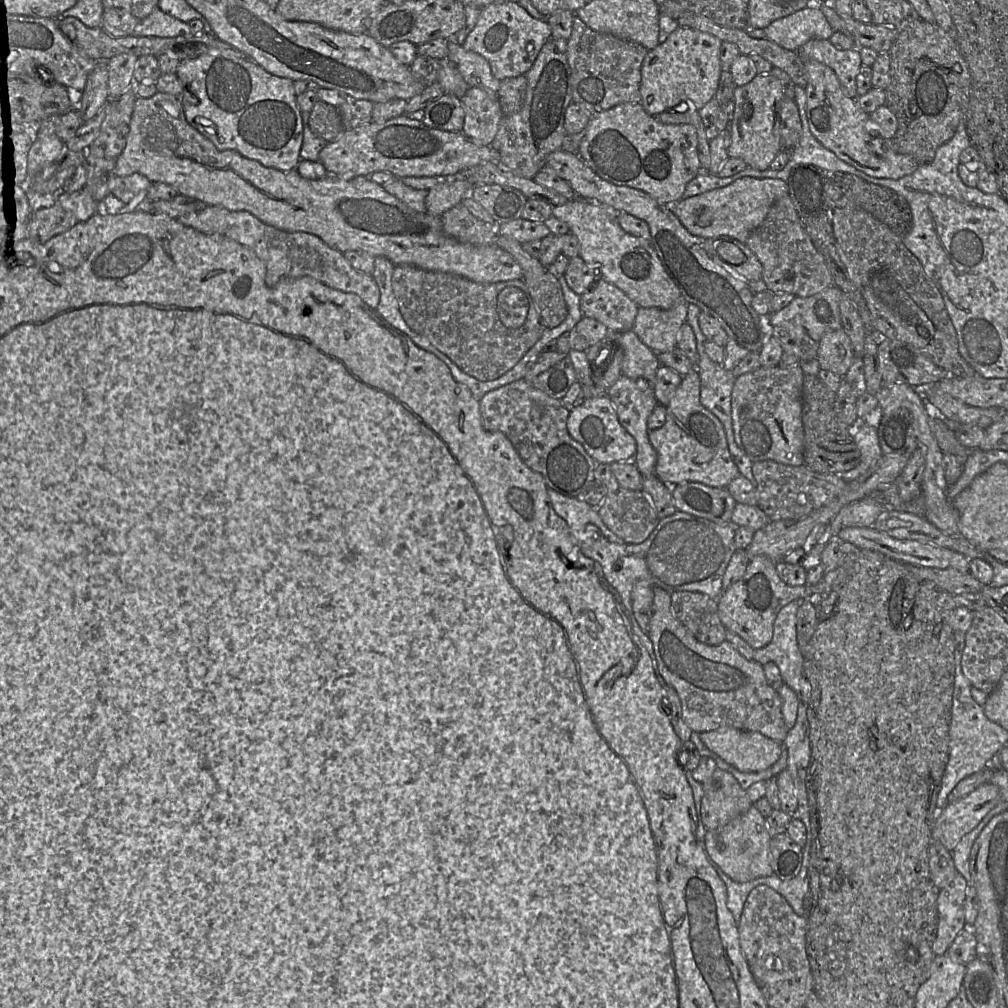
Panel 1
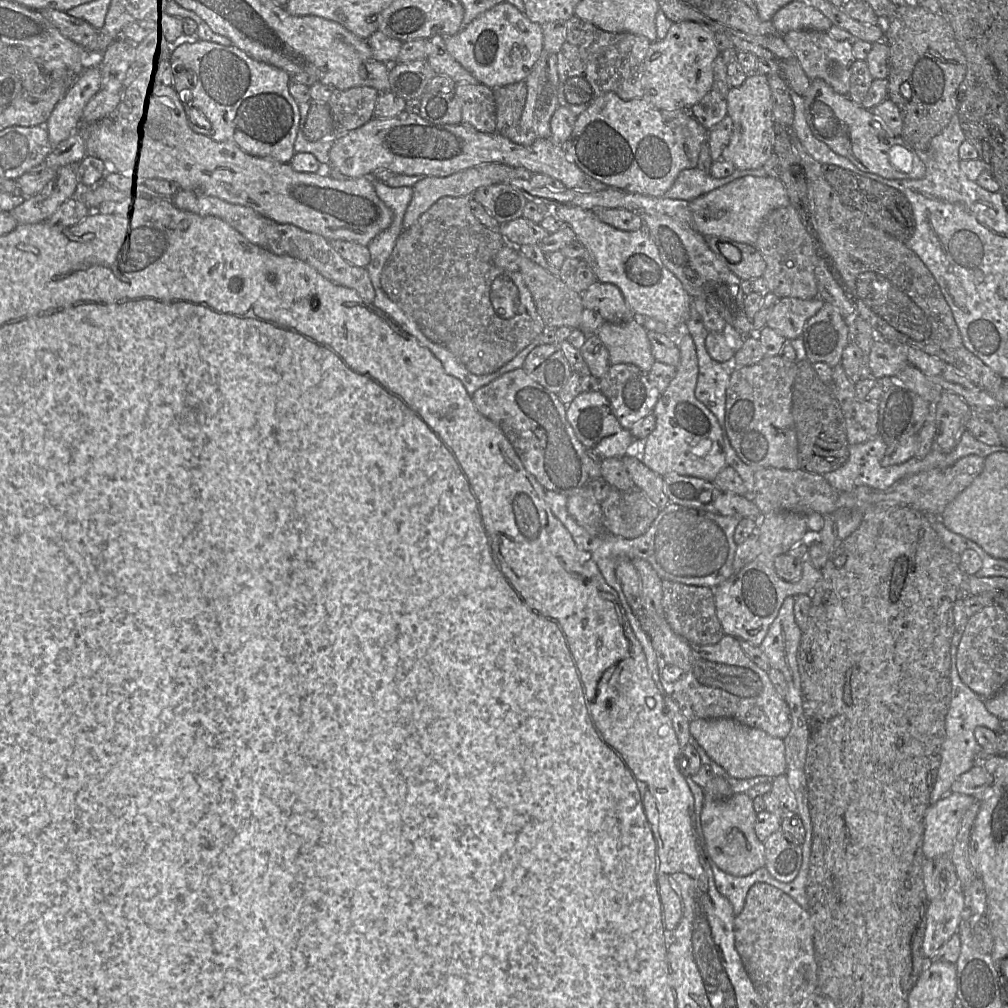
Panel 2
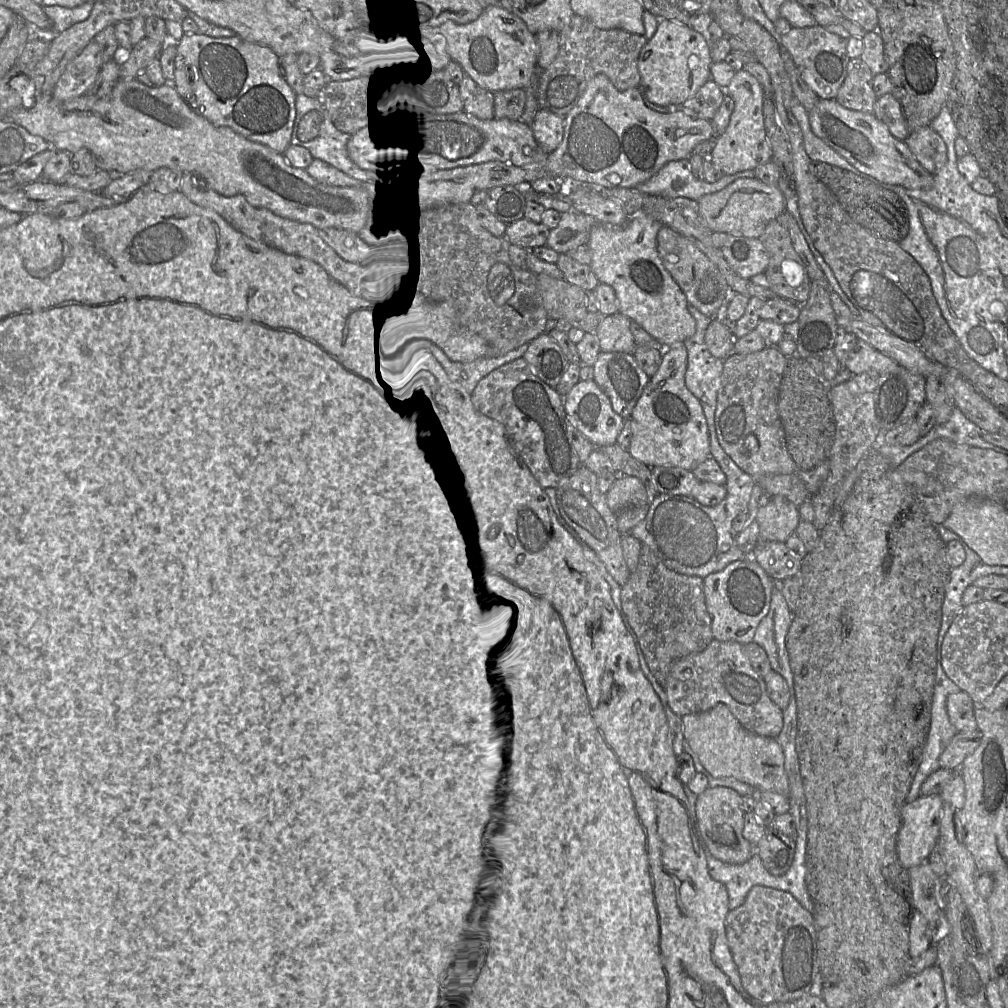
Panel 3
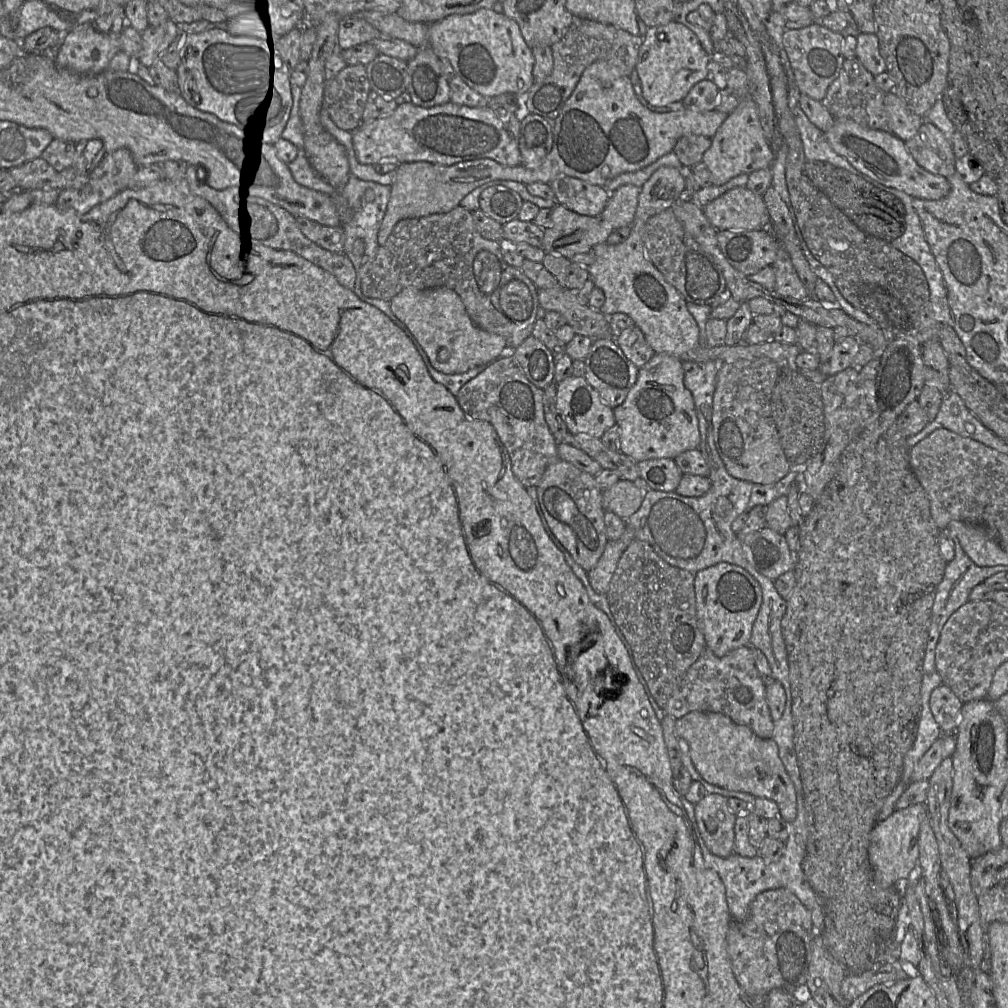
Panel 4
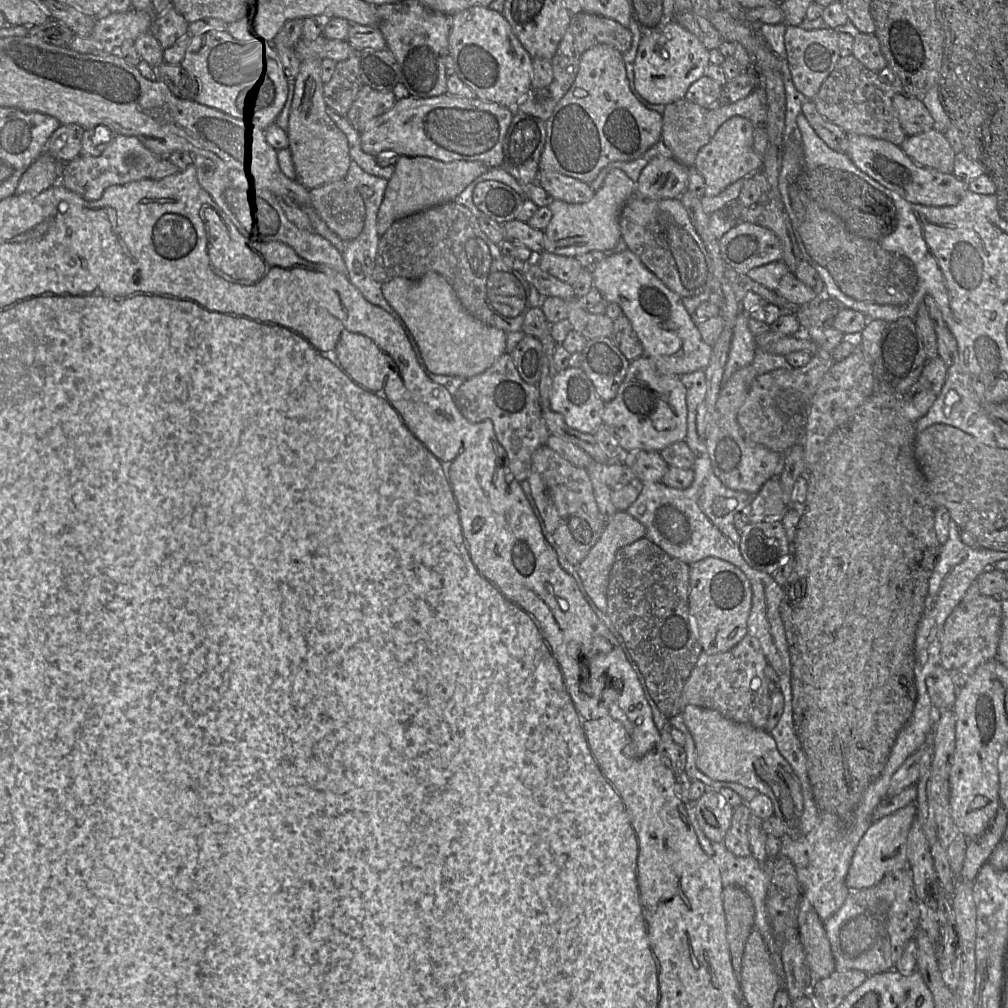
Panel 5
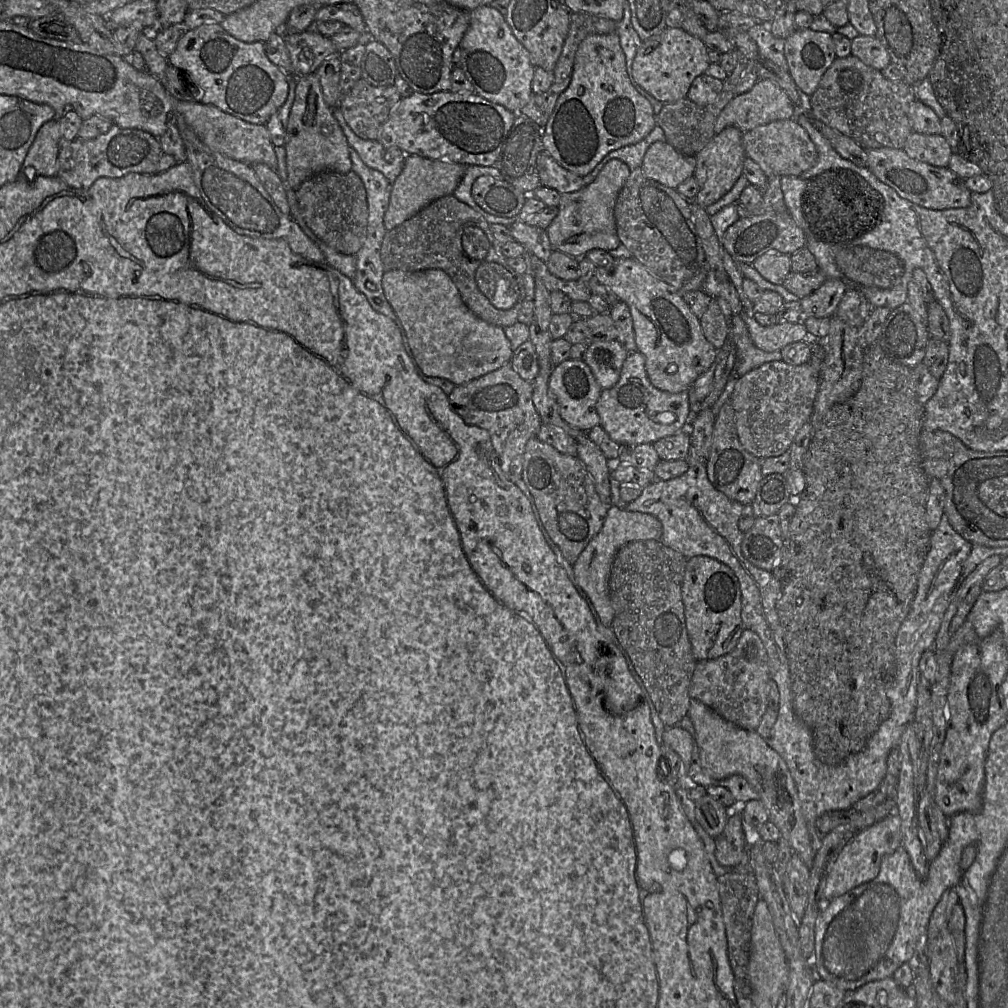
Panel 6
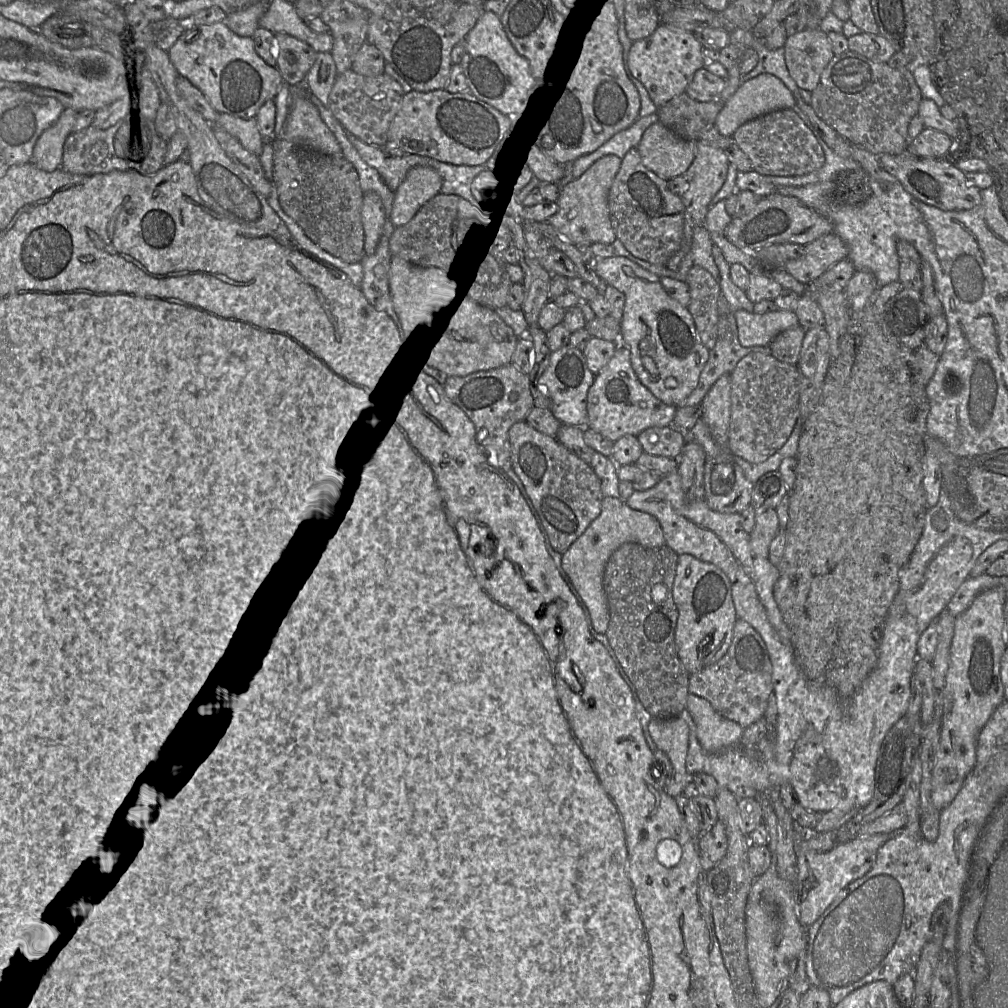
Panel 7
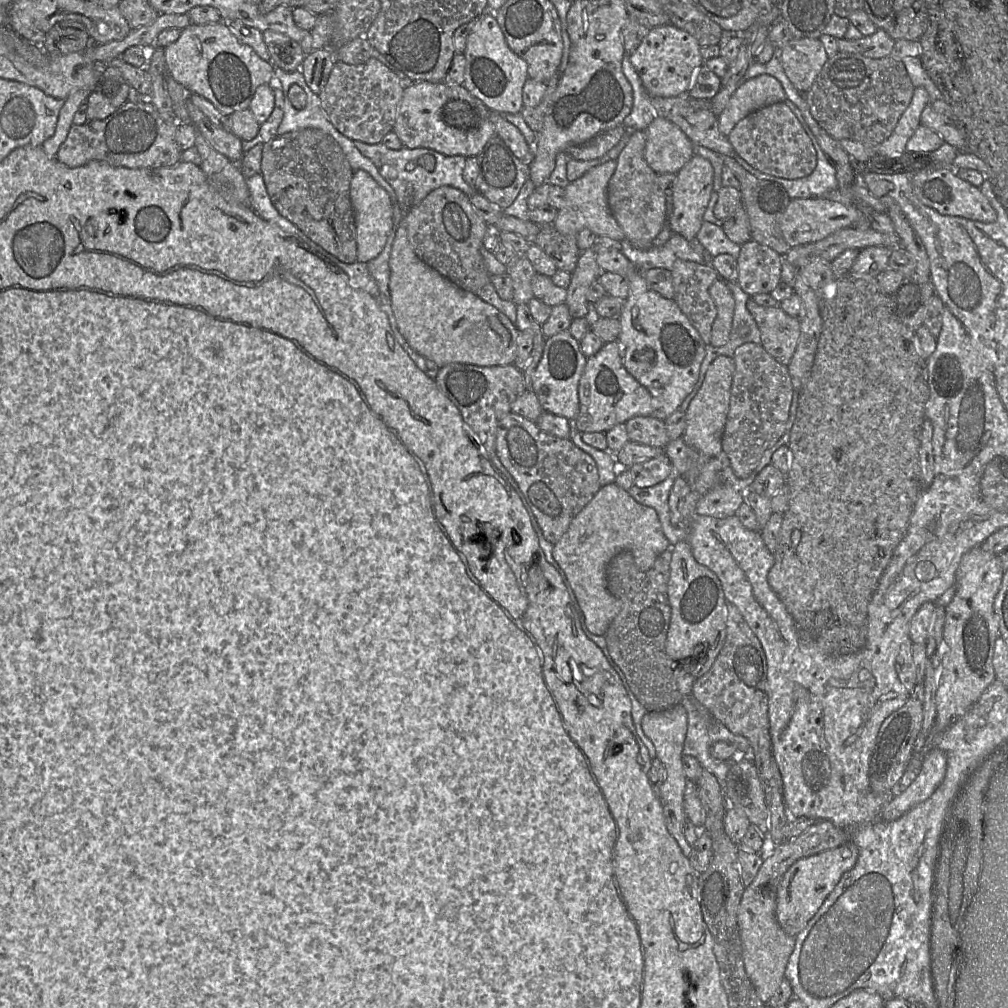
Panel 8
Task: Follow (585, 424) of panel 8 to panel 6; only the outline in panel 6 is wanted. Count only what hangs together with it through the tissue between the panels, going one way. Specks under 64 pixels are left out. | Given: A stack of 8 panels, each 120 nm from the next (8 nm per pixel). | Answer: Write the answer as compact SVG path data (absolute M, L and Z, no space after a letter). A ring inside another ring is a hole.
M639 351L628 354L619 381L612 388L602 390L597 411L600 425L620 445L654 443L686 430L691 418L688 391L670 393L656 388L649 380L645 357Z

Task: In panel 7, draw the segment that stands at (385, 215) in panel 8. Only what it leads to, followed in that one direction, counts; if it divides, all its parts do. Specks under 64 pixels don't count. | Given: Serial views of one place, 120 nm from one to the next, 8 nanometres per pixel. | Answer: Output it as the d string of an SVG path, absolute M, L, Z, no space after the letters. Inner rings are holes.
M368 192L363 195L361 221L364 230L364 255L375 252L385 223L384 207L380 197Z

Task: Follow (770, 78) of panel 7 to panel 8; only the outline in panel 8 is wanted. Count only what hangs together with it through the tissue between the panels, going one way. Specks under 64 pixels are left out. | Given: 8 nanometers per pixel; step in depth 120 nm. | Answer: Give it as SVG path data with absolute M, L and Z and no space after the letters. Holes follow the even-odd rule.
M759 75L746 81L729 99L717 116L718 128L728 136L736 124L750 113L787 99L781 83L770 75Z

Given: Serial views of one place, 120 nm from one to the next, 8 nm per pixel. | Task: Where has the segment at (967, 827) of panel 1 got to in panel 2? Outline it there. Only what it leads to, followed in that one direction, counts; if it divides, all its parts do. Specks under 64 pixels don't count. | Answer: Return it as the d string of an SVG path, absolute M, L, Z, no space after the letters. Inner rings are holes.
M949 793L930 805L924 815L923 855L926 859L951 853L961 820L977 800L971 795Z

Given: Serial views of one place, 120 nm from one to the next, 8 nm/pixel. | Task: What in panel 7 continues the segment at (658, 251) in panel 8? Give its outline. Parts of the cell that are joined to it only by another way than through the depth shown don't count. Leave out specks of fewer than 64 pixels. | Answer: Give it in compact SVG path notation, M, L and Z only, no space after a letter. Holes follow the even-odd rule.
M704 226L694 227L691 249L680 262L677 270L654 265L634 256L625 248L624 244L618 238L612 245L614 247L615 256L626 257L660 278L671 277L685 281L689 269L693 265L697 265L707 270L719 282L720 273L712 254L714 244L711 241L709 231Z

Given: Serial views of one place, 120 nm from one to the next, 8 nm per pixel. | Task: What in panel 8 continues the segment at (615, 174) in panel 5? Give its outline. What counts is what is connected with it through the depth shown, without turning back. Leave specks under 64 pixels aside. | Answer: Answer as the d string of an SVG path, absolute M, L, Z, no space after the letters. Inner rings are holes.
M609 160L584 173L565 187L563 206L558 210L553 227L562 234L576 235L582 229L591 230L596 236L605 236L619 242L625 234L614 219L607 201L607 187L617 167L616 160Z

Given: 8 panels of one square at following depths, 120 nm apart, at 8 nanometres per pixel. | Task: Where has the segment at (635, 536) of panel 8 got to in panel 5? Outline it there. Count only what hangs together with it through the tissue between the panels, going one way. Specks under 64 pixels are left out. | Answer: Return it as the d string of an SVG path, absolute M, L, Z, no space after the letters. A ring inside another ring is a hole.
M617 511L614 516L606 522L602 535L590 549L587 556L577 566L577 572L585 593L602 613L607 614L607 590L610 572L617 552L624 546L645 537L645 535L646 528L641 522L626 511Z

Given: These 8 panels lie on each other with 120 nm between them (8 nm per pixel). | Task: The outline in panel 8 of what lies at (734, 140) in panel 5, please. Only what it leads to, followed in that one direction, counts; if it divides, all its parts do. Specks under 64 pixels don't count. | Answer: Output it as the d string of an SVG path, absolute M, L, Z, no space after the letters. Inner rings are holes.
M694 155L676 174L676 177L676 184L669 198L667 226L673 233L690 241L696 239L704 222L703 215L713 192L714 168L709 160L700 155Z

